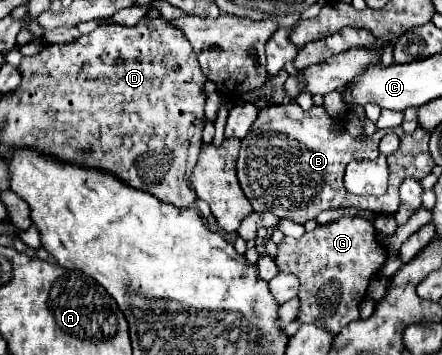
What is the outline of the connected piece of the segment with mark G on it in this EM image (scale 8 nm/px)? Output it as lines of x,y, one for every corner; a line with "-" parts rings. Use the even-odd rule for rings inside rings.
340,217
334,223
320,225
302,239
286,237
278,247
276,265
282,273
292,273
300,281
300,313
296,321
320,325
332,335
360,319
358,305
366,297
368,283
386,261
386,251
376,241
376,229
362,217

